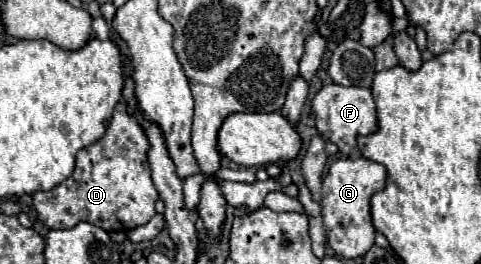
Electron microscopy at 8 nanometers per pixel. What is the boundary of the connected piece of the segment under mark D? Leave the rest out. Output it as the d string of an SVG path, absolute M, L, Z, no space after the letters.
M119 101L105 135L77 153L73 175L63 185L33 195L39 219L49 229L71 229L81 221L93 223L105 231L129 231L145 225L155 215L155 201L159 199L151 181L147 149L147 135L137 119L127 113L127 105Z

